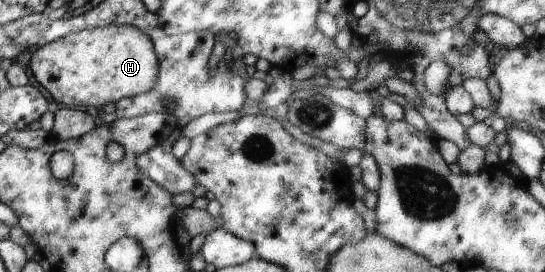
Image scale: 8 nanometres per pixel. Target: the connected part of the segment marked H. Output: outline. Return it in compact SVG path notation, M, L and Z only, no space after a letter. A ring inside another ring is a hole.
M110 24L66 34L40 46L30 59L29 71L54 101L66 107L111 109L121 99L148 93L159 75L159 58L150 36L139 27Z

